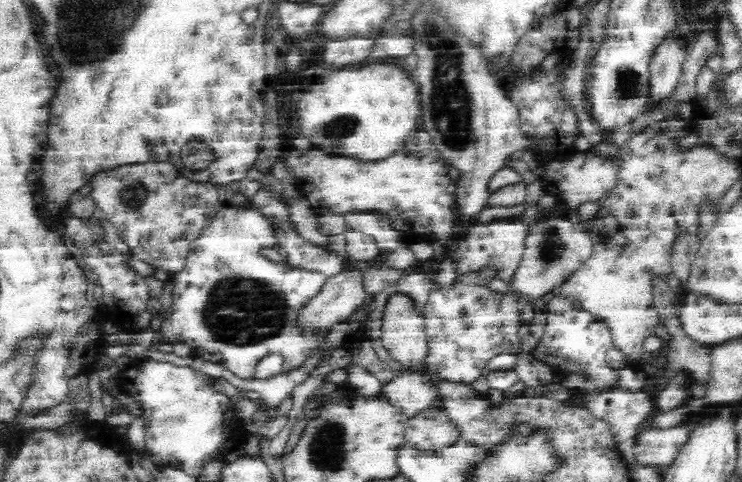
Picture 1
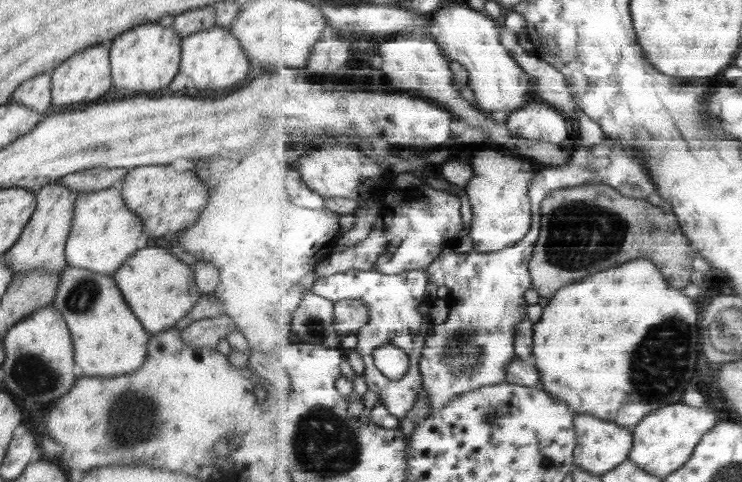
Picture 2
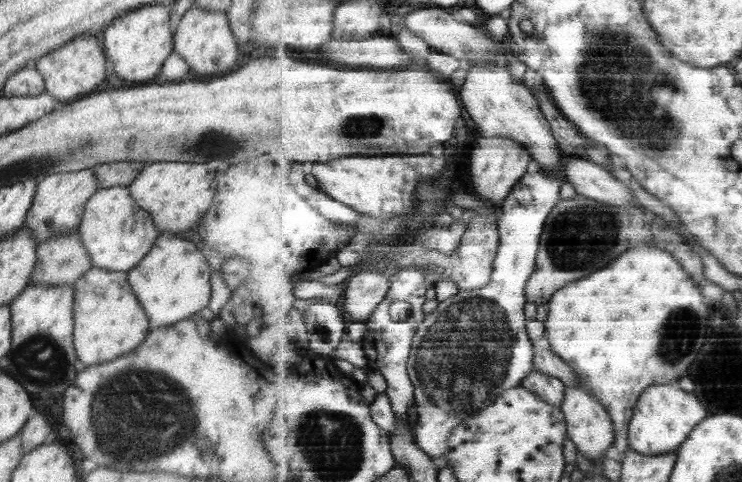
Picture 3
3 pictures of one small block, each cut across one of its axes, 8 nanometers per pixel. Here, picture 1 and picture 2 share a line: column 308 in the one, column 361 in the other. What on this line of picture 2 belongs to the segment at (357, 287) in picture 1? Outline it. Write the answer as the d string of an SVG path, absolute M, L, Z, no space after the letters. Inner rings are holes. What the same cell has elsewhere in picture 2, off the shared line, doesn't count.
M349 299L336 303L335 324L341 338L347 334L357 336L358 332L370 321L368 304L364 300Z

